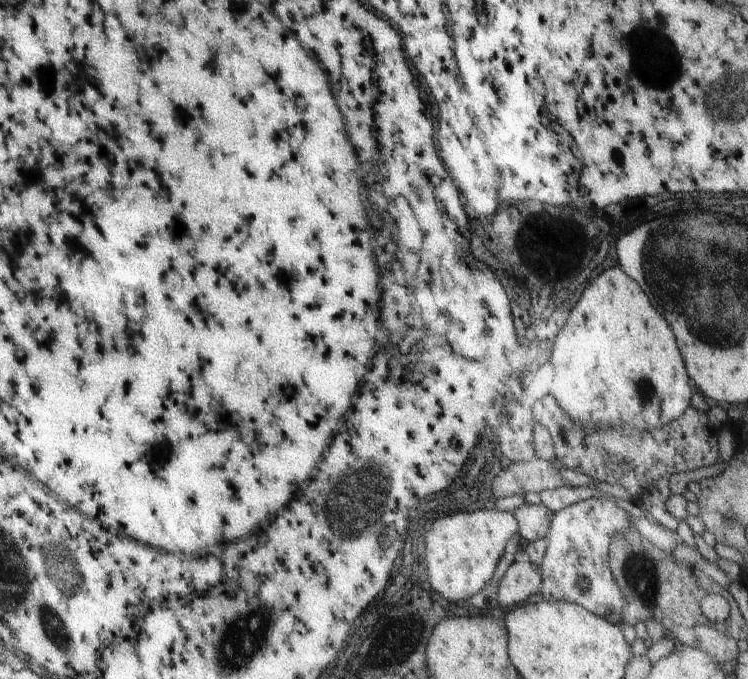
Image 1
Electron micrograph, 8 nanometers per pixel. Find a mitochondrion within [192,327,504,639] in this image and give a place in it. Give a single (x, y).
(347, 506)

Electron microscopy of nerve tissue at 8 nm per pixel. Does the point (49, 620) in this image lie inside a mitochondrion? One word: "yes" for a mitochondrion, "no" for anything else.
yes

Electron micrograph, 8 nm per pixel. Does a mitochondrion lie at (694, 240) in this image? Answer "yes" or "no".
yes

